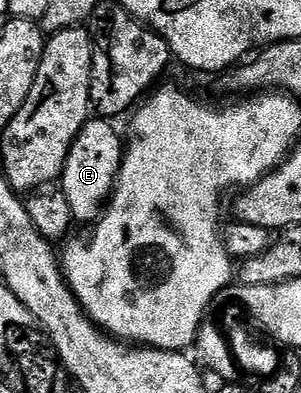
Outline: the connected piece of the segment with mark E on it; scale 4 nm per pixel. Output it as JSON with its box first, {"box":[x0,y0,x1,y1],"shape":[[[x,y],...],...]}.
{"box":[58,117,126,224],"shape":[[[103,117],[89,118],[78,133],[74,145],[70,145],[64,174],[60,176],[58,185],[66,193],[66,201],[70,201],[72,217],[77,224],[95,224],[116,188],[116,178],[126,150],[125,140],[123,138],[120,140],[116,125],[115,122]]]}

